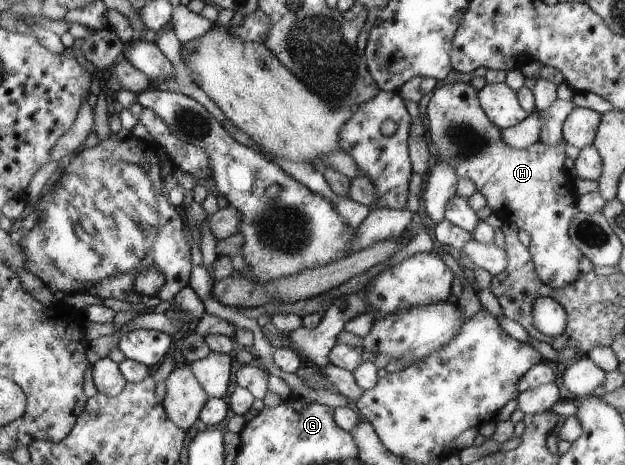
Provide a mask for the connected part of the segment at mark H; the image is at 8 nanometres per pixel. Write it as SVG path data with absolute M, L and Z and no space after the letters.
M455 82L436 88L431 94L426 111L430 138L437 150L436 160L446 160L454 166L458 178L471 180L476 186L476 191L486 198L486 206L503 223L516 224L519 230L524 230L530 235L532 241L528 251L534 258L535 269L543 284L558 290L574 284L580 276L593 271L592 262L584 257L570 236L571 224L580 210L574 198L570 176L564 168L564 150L567 144L565 141L556 146L546 146L544 142L539 141L526 149L513 148L510 143L504 141L503 130L488 120L488 116L480 107L477 91L470 83Z

